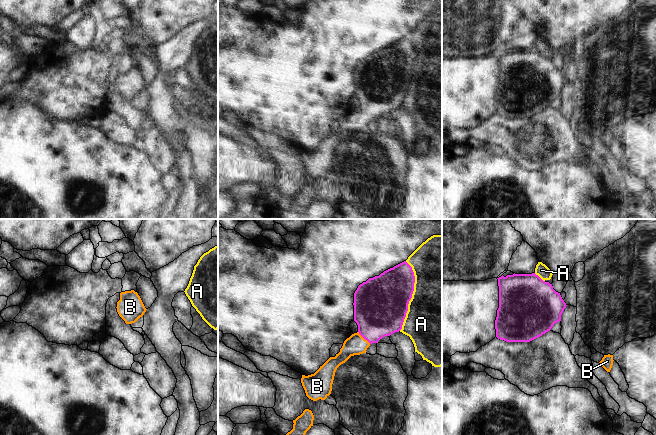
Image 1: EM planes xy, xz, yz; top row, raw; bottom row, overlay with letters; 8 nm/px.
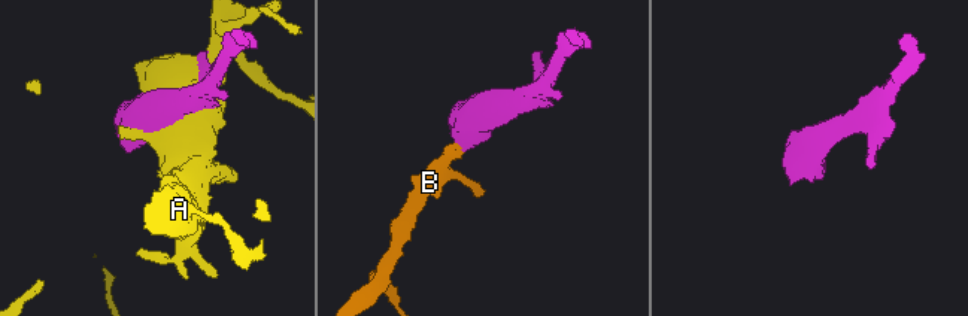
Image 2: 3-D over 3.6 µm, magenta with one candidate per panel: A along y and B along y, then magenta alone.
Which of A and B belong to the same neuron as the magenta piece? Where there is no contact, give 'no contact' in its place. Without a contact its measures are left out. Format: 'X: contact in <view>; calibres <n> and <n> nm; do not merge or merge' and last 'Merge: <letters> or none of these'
A: contact in xz; calibres 440 and 500 nm; do not merge
B: contact in xz; calibres 420 and 160 nm; merge
Merge: B

